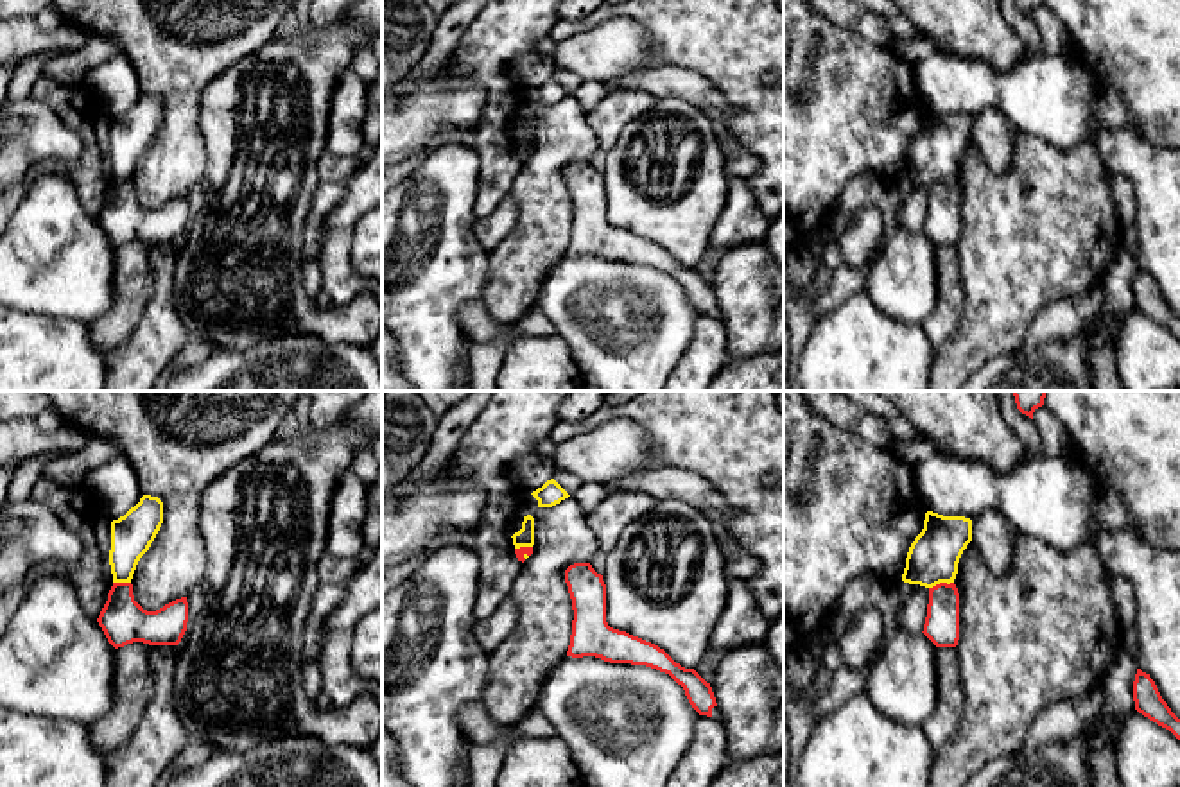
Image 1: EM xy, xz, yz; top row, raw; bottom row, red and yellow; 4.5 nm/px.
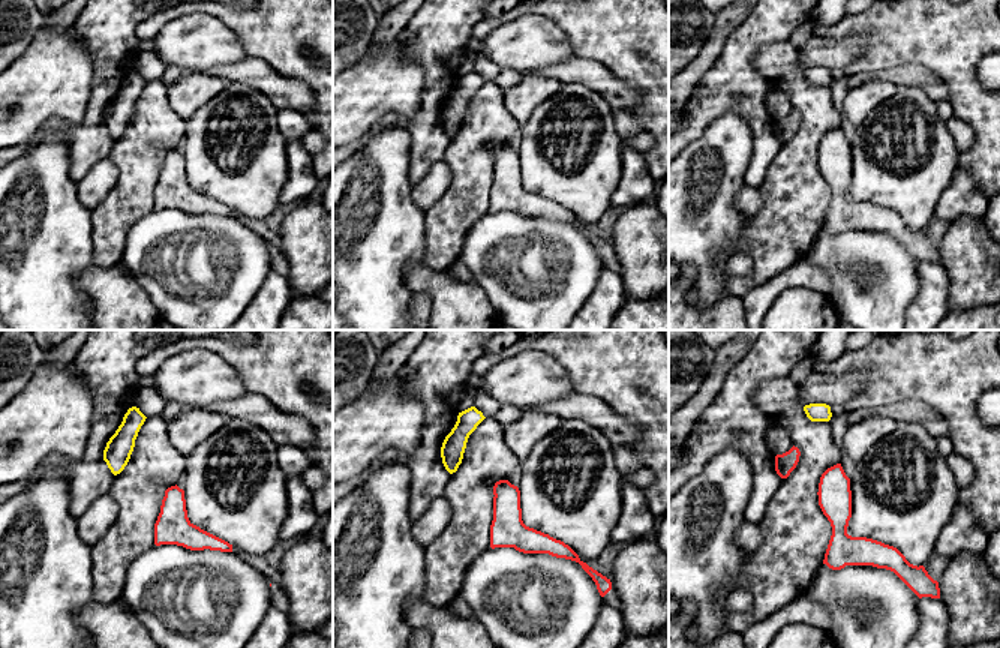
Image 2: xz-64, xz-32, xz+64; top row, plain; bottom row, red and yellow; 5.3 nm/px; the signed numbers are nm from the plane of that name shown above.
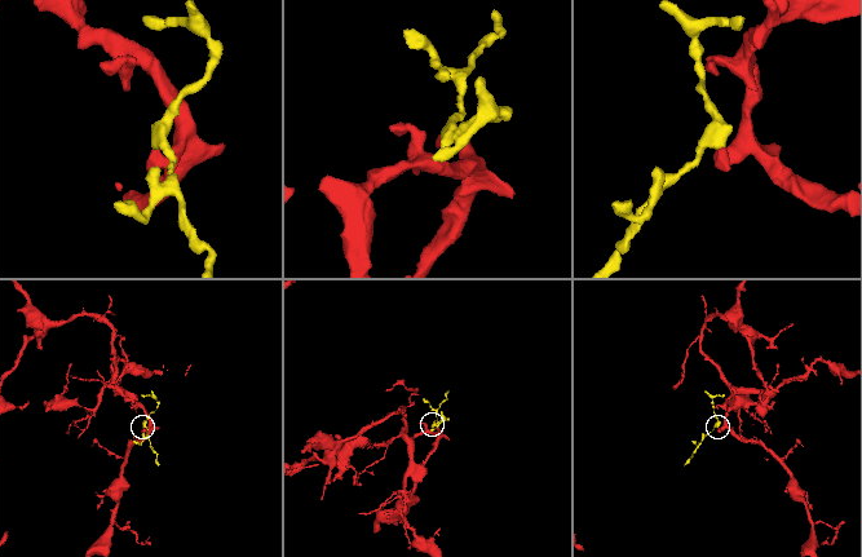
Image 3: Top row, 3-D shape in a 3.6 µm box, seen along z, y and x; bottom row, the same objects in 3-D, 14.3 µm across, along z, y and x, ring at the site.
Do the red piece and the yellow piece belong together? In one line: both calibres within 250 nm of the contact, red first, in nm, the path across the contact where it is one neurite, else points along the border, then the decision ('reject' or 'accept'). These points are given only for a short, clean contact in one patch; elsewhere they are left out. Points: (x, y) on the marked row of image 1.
160/220 nm | along yz (953, 581), (929, 588) | reject

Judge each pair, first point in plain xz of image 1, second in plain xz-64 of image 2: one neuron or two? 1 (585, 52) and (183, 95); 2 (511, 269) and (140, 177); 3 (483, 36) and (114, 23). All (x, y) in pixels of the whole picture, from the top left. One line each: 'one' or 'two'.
1: two
2: one
3: one

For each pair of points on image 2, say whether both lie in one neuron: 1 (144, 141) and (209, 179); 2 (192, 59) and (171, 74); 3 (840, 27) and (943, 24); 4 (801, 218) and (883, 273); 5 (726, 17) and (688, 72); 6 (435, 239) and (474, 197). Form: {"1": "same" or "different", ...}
{"1": "different", "2": "different", "3": "same", "4": "different", "5": "same", "6": "same"}

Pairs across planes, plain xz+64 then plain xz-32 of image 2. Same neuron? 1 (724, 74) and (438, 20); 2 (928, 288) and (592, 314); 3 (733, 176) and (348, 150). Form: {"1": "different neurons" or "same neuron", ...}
{"1": "same neuron", "2": "same neuron", "3": "different neurons"}

